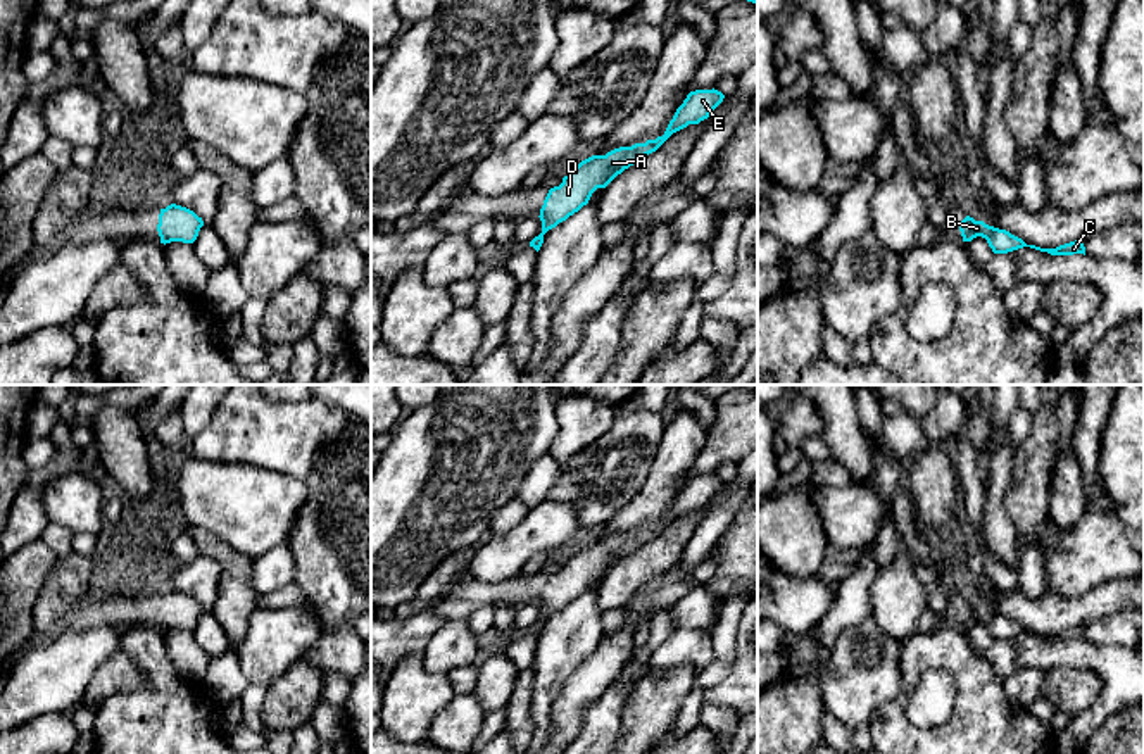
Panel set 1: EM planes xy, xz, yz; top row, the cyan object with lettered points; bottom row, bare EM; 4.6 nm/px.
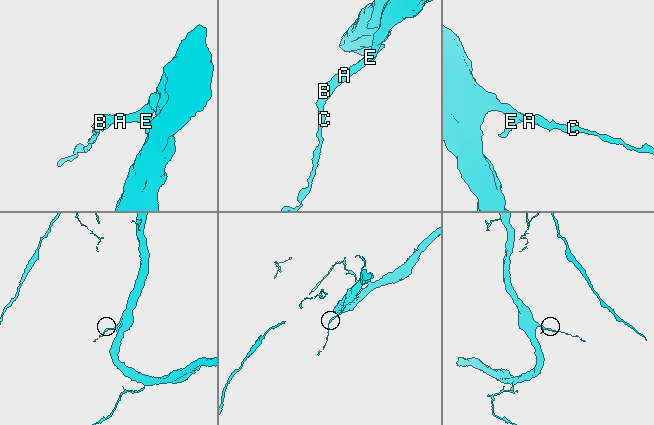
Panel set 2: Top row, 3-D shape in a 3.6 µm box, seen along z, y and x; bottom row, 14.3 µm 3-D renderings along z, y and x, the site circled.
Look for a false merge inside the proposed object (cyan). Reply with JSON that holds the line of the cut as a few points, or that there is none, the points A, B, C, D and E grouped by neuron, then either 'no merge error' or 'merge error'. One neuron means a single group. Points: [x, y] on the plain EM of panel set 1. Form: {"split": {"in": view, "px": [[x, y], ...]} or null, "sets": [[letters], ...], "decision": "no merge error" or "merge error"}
{"split": null, "sets": [["A", "B", "C", "D", "E"]], "decision": "no merge error"}

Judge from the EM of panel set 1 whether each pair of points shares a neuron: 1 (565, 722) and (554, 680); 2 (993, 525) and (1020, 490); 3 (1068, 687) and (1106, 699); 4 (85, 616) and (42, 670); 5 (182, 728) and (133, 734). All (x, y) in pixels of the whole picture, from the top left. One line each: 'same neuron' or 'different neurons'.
1: different neurons
2: different neurons
3: different neurons
4: different neurons
5: same neuron

